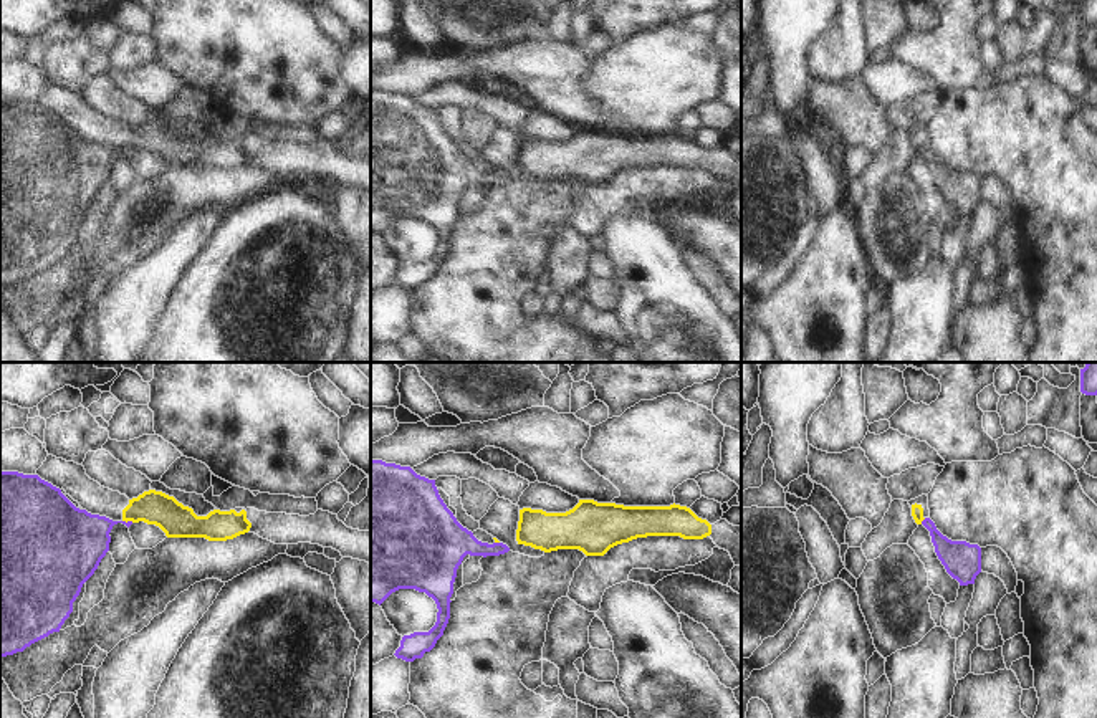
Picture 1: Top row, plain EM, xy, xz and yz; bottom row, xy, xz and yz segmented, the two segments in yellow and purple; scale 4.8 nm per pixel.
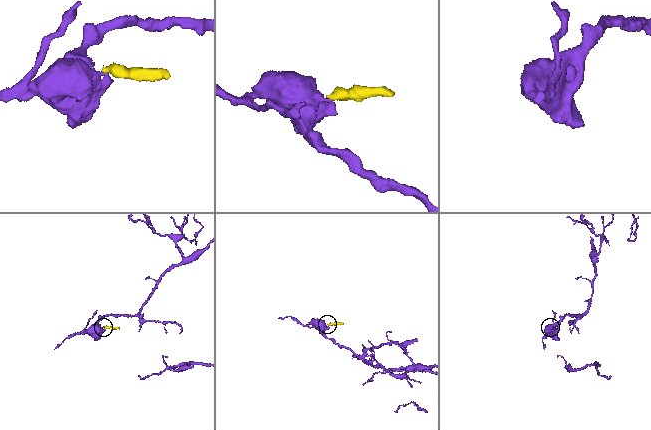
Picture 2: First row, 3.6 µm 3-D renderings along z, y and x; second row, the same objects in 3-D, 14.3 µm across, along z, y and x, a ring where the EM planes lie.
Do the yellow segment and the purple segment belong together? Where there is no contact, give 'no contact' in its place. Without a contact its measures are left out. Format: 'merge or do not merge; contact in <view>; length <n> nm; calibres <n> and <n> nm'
do not merge; contact in xy; length 60 nm; calibres 160 and 280 nm

